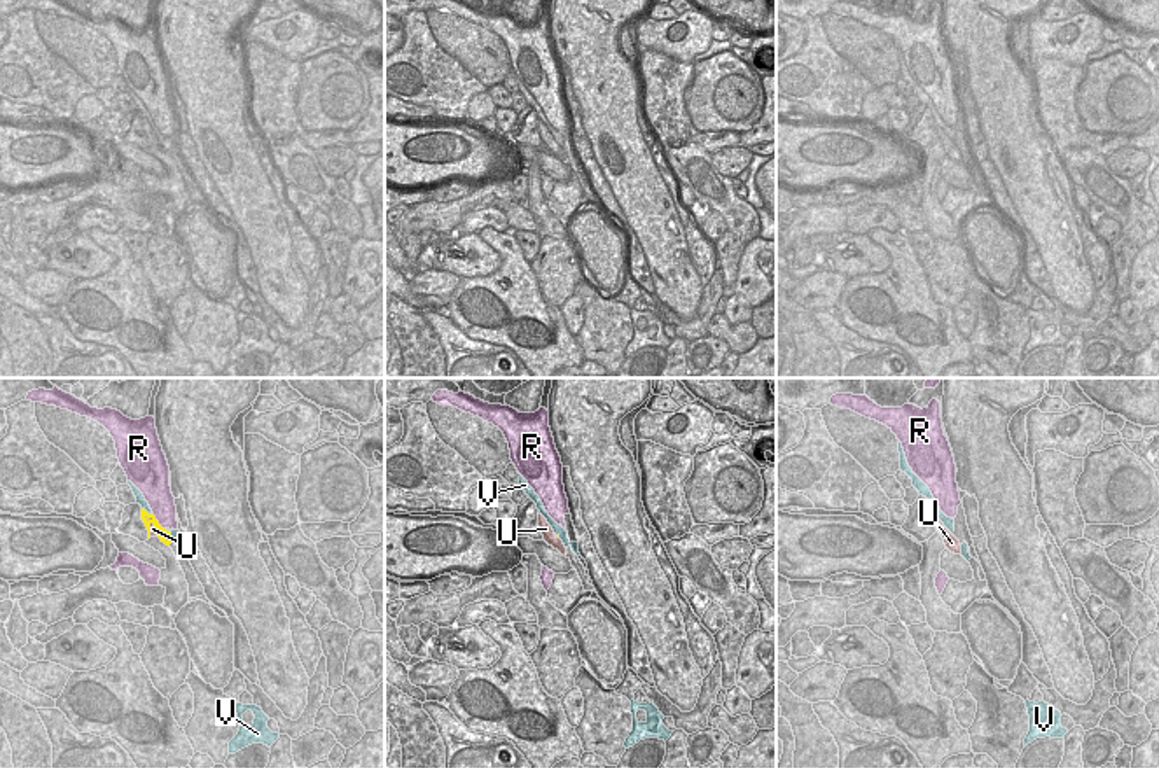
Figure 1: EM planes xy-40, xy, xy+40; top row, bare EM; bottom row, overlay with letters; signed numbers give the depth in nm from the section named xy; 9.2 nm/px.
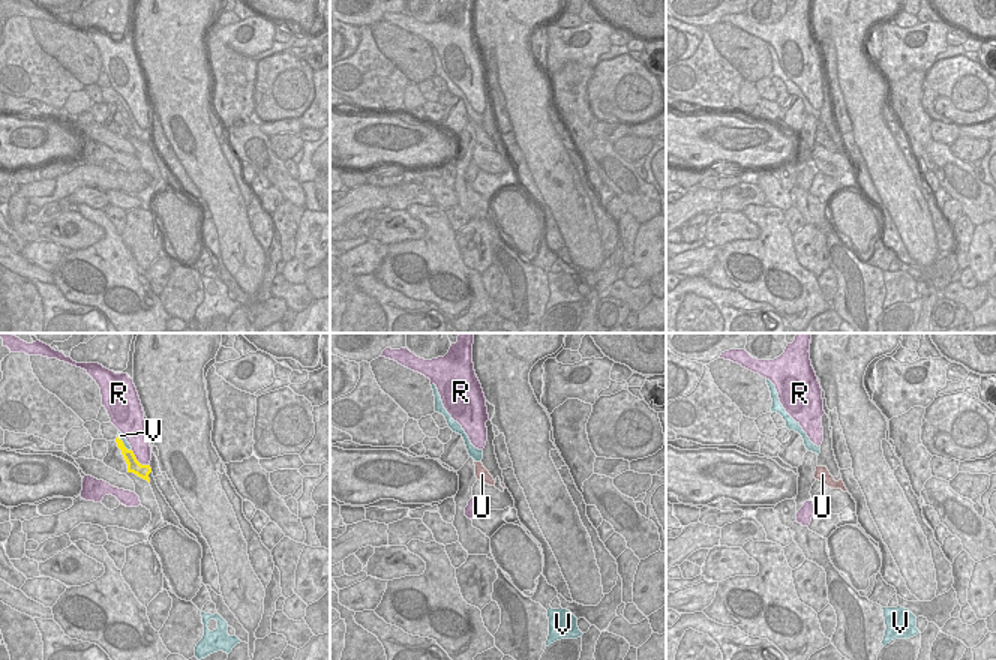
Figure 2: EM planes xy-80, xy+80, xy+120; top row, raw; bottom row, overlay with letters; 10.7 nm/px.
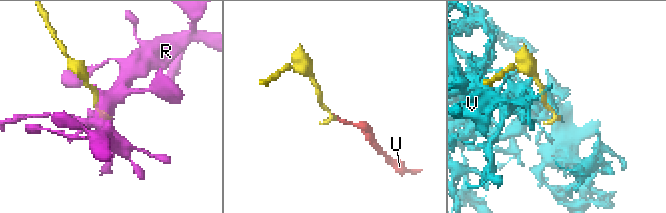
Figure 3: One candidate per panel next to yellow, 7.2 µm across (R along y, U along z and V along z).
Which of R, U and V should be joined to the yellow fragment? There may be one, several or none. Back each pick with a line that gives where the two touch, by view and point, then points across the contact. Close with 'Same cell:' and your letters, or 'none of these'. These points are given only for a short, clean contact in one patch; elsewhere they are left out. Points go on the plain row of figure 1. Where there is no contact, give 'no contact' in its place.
U: xy-40 (156, 137) | across xy-40 (163, 142), (156, 137), (152, 137)
Same cell: U

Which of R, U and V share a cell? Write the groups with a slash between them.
R / U / V

